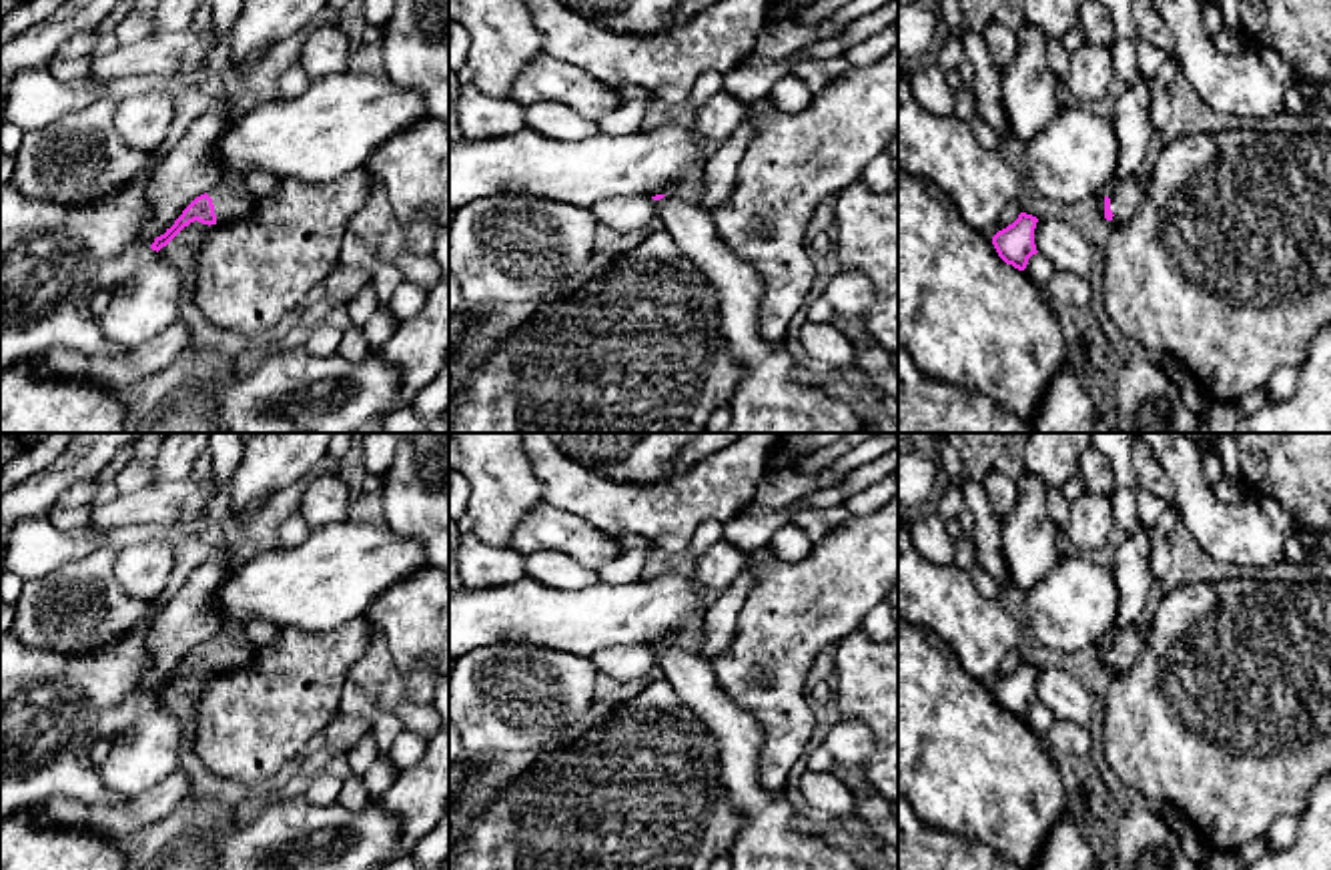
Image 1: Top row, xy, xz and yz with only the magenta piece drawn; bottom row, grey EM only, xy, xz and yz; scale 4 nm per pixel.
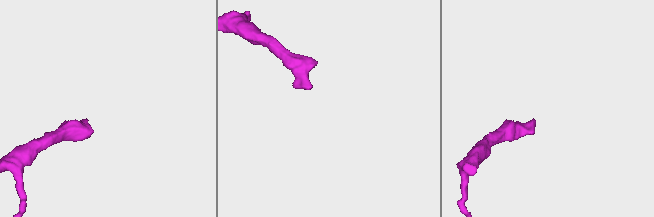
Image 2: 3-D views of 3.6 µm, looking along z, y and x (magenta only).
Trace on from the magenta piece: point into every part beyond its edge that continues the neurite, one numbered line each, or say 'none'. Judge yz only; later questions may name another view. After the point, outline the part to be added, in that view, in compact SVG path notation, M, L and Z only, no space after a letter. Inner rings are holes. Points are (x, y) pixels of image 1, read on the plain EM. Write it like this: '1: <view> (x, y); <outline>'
1: yz (1127, 644); M1141 621L1121 629L1113 631L1106 645L1111 647L1111 660L1113 660L1113 674L1125 672L1137 664L1141 658L1147 641L1151 637L1151 627L1143 627Z

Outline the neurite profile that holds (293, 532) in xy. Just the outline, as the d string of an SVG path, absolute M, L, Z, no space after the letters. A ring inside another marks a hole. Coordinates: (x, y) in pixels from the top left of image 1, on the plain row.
M293 513L281 527L279 527L279 547L297 547L307 541L311 527L307 525L305 517Z

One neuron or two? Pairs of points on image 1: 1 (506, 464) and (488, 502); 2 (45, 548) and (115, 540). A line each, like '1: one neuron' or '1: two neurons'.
1: one neuron
2: one neuron

